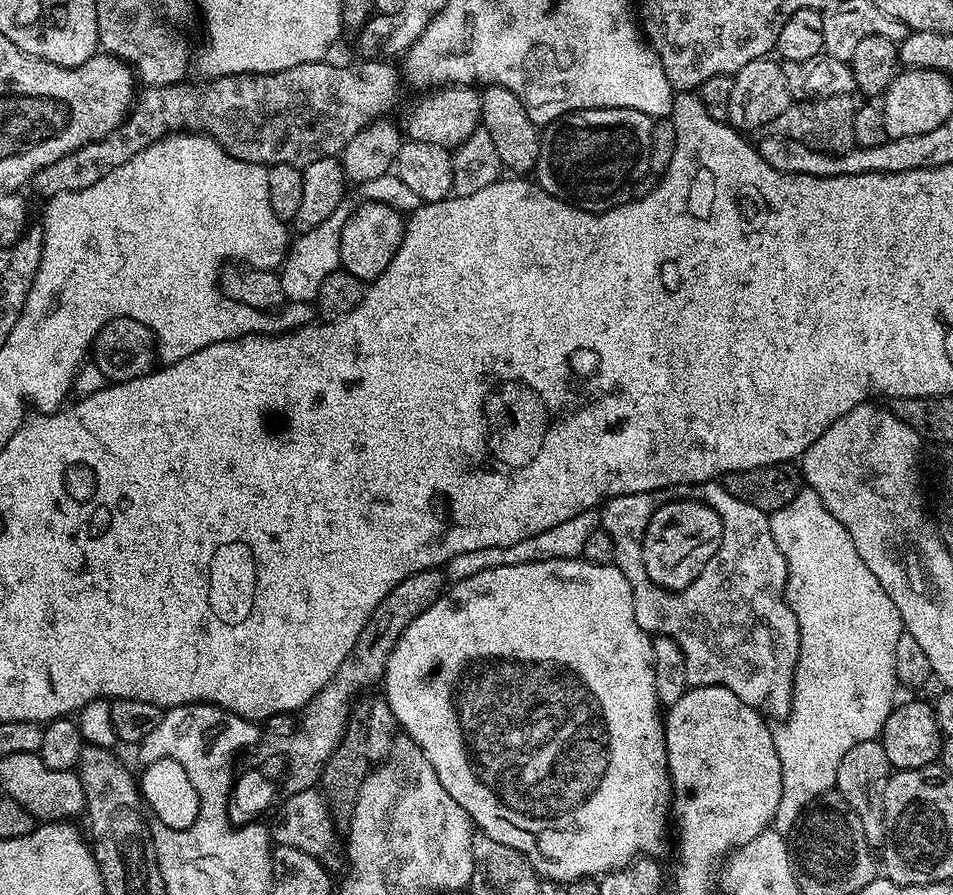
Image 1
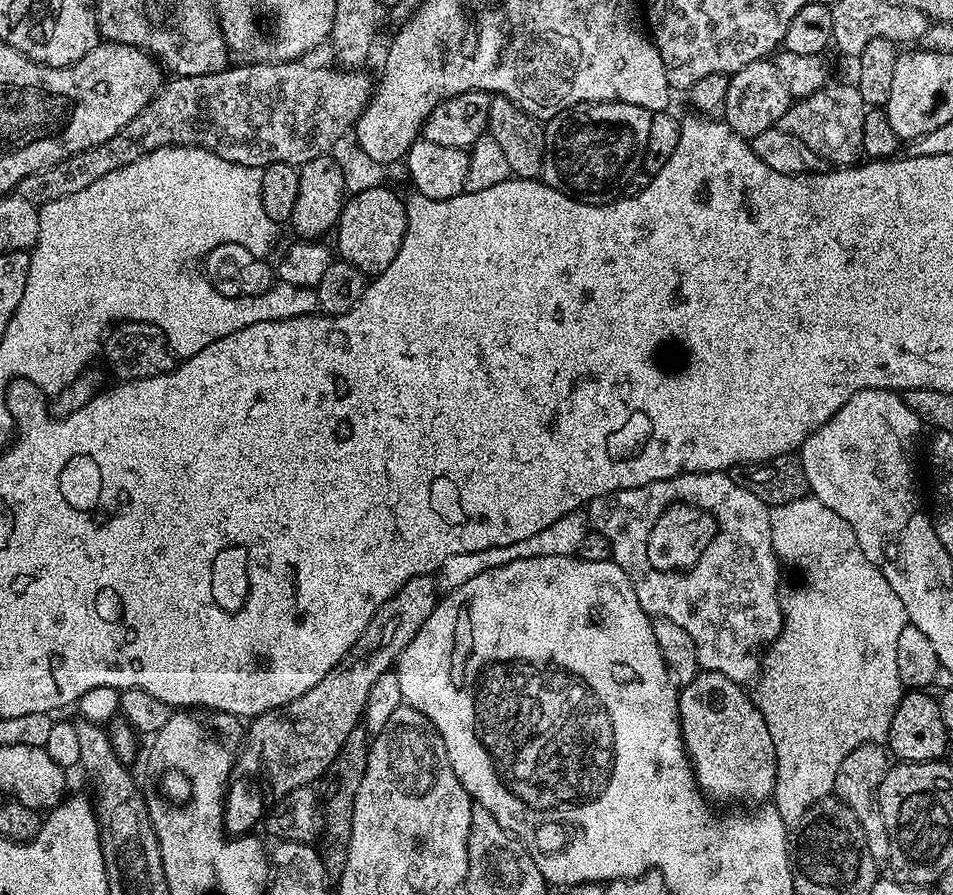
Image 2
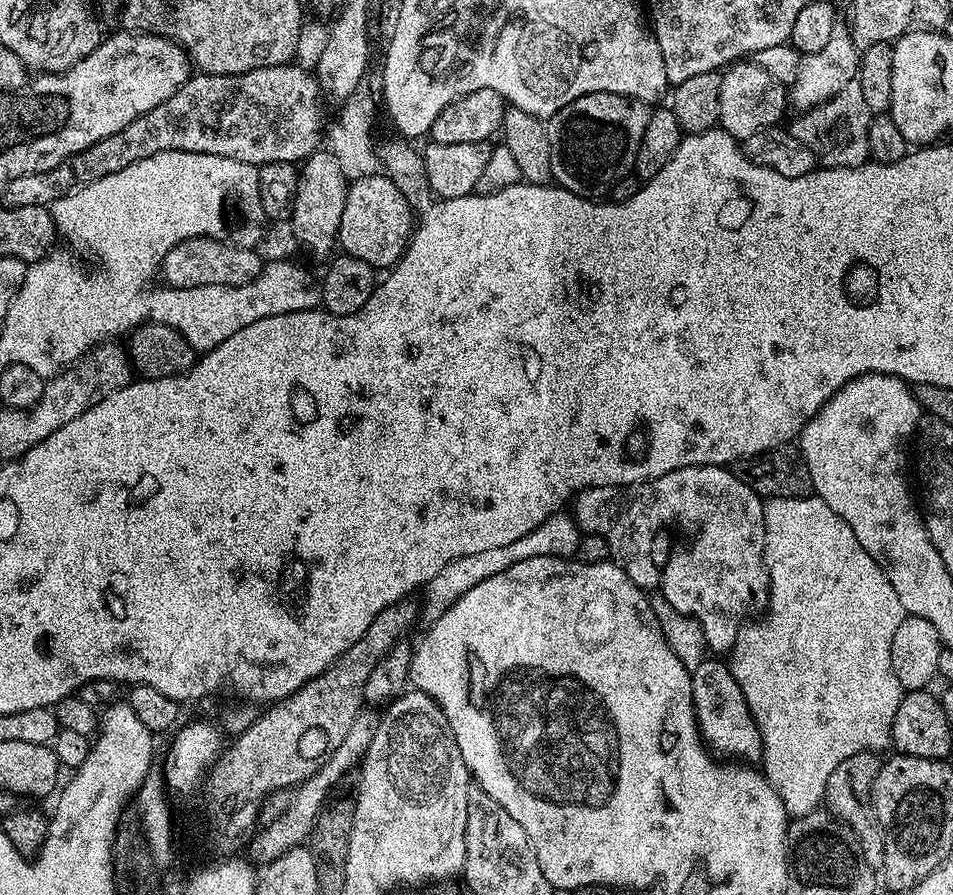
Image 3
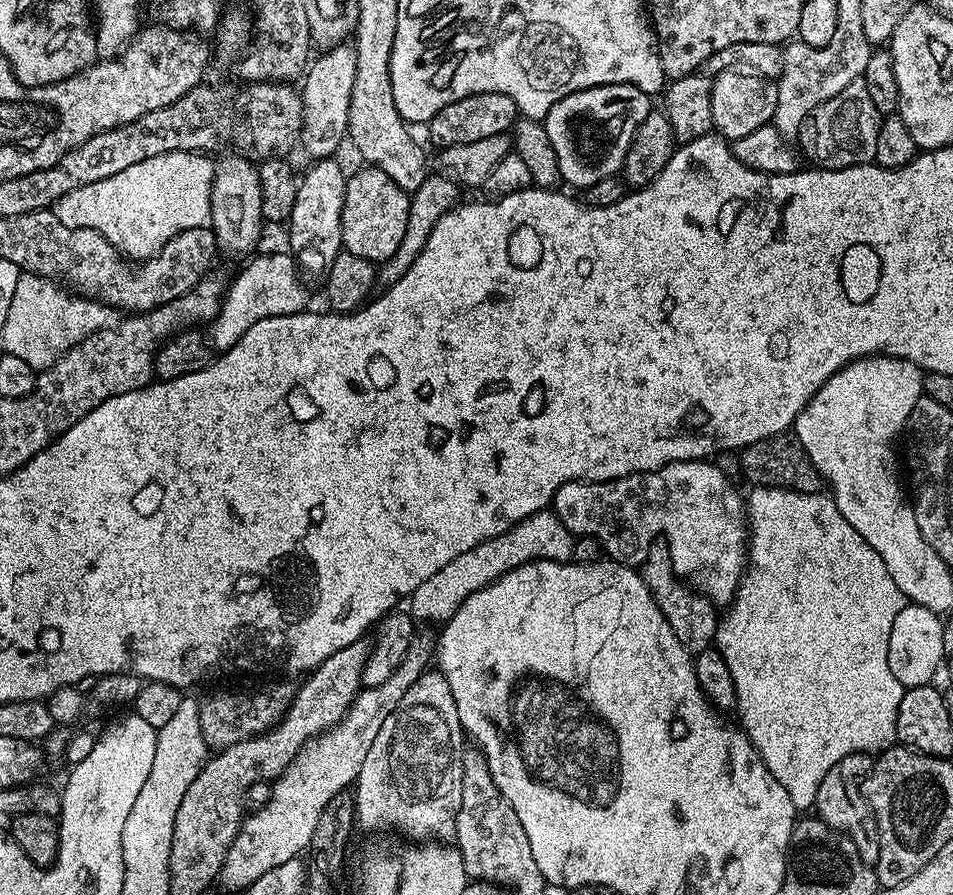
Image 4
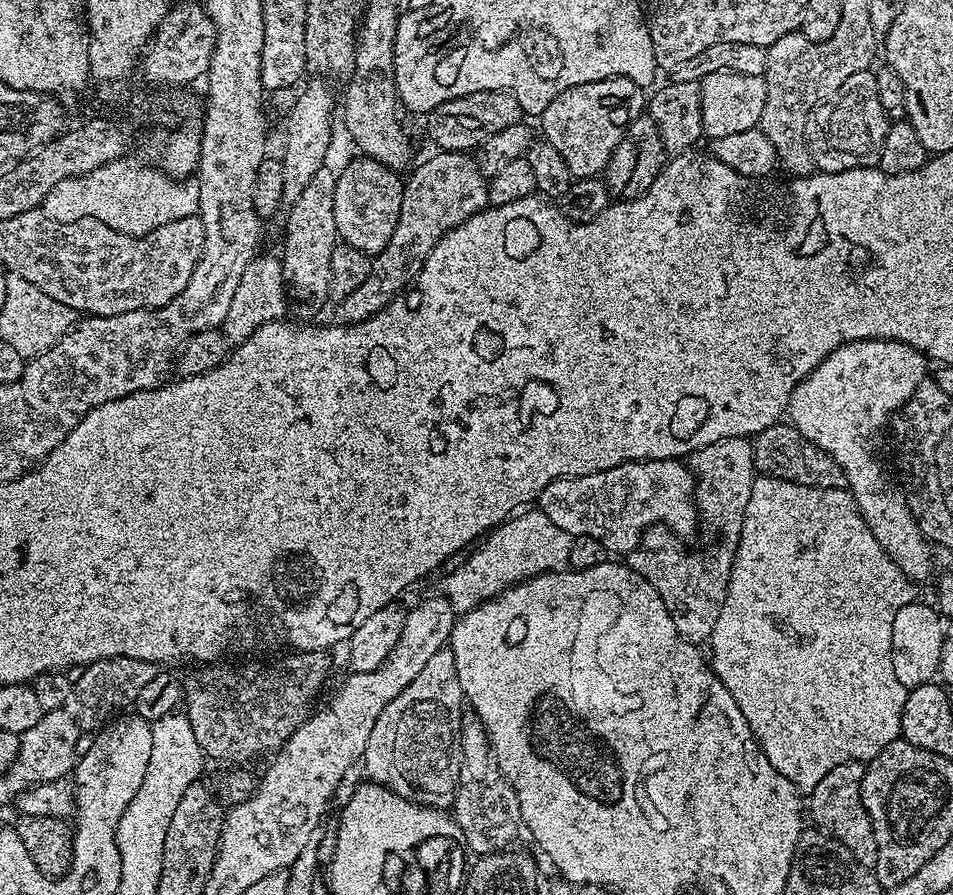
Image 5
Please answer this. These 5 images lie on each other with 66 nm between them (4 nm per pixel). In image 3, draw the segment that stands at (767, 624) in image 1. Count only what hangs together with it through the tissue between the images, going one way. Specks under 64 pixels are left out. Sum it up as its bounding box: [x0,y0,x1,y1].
[578,464,768,654]

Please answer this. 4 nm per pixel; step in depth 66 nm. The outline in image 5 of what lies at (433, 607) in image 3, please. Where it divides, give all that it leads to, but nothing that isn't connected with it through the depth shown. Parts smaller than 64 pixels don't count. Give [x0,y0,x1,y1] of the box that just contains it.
[443,510,573,614]

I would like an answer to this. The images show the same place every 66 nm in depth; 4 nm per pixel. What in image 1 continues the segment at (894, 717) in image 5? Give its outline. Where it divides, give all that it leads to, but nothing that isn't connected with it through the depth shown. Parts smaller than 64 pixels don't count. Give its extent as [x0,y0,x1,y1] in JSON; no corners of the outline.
[768,487,905,834]

